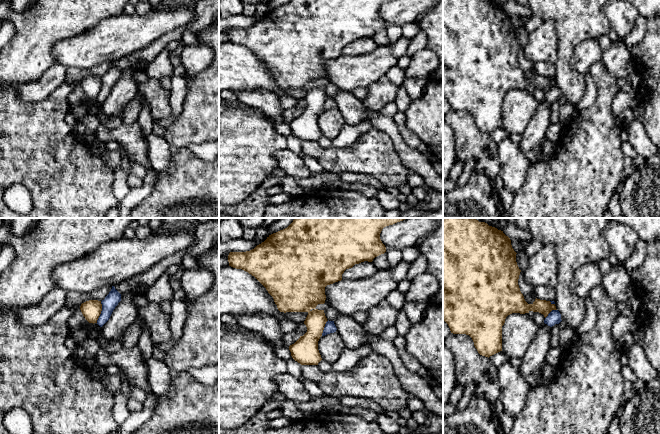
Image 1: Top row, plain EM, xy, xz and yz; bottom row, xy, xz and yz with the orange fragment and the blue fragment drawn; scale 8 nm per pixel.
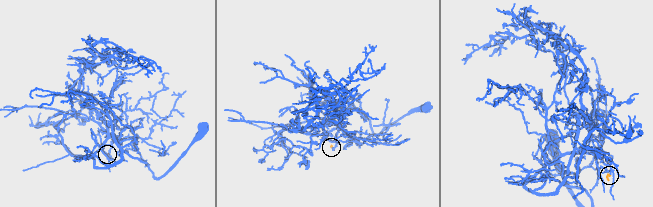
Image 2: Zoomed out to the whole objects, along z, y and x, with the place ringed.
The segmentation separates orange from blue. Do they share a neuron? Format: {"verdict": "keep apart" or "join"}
{"verdict": "keep apart"}

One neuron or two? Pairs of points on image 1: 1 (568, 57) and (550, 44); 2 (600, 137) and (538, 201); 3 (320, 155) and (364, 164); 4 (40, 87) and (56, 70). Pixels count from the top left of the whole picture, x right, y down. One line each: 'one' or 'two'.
1: two
2: one
3: one
4: one

